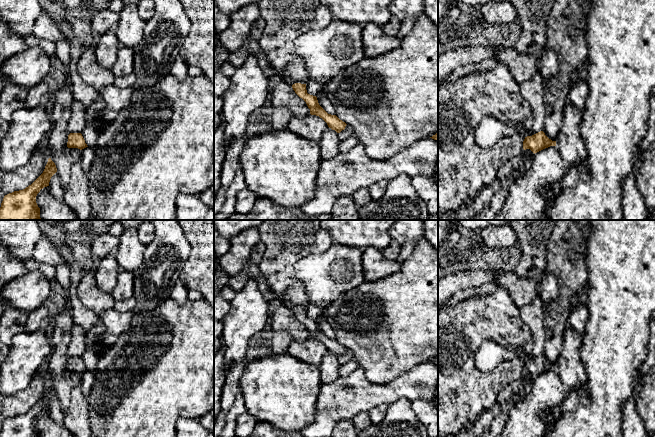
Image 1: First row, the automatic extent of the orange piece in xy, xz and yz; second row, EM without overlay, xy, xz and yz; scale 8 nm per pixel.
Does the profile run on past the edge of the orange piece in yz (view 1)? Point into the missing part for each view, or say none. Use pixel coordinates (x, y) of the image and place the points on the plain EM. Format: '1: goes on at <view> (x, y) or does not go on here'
1: does not go on here

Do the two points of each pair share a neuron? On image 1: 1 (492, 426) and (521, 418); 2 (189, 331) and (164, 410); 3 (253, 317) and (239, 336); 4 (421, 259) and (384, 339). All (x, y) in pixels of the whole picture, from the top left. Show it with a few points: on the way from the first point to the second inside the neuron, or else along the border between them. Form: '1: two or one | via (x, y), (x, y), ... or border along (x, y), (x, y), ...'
1: two | border along (516, 402), (503, 426)
2: one | via (186, 351), (164, 373), (164, 390)
3: one | via (248, 322), (239, 331)
4: one | via (421, 279), (421, 293), (395, 319)

